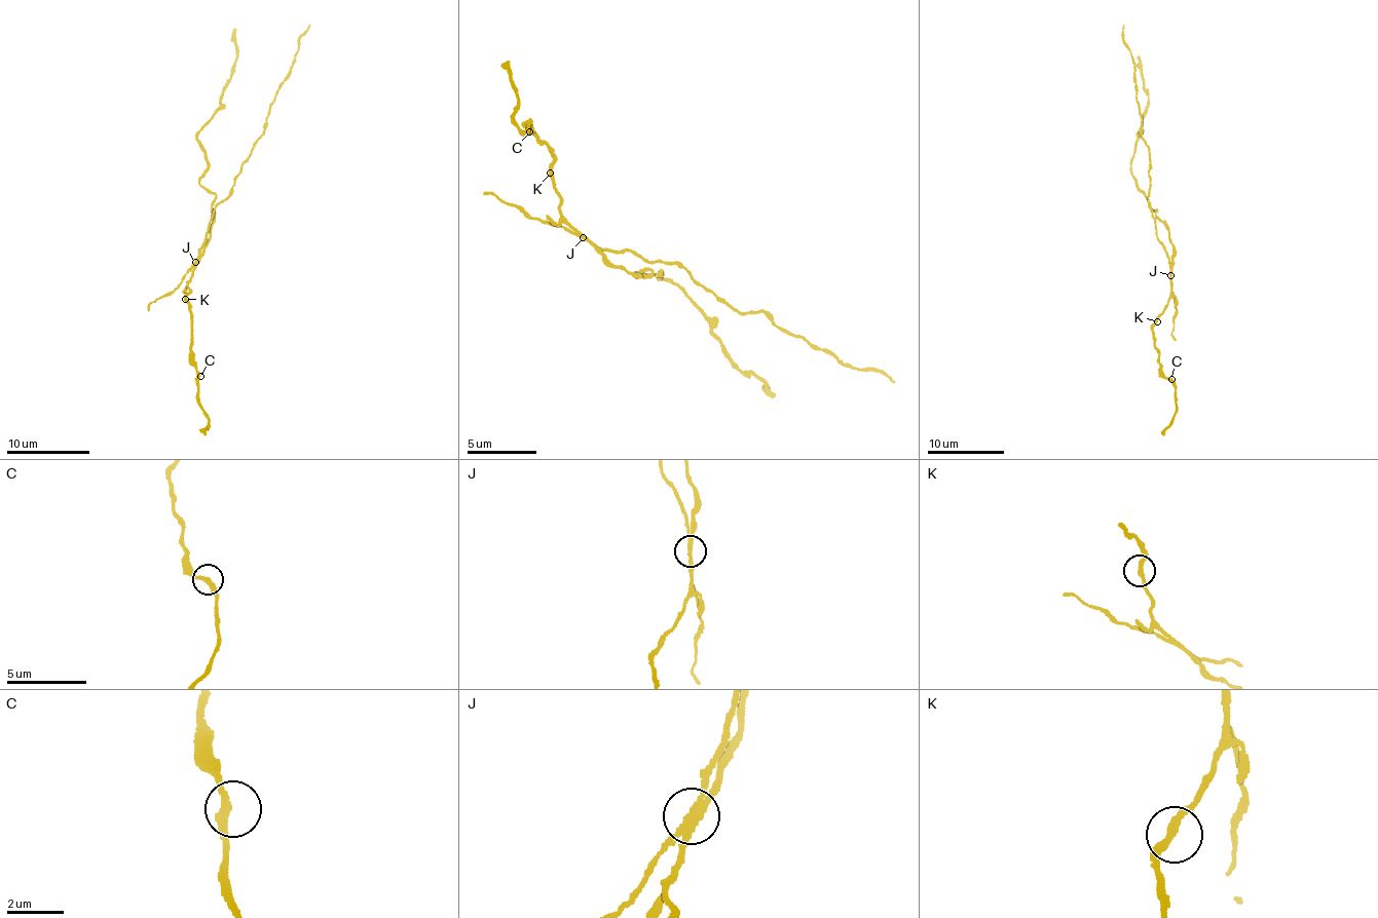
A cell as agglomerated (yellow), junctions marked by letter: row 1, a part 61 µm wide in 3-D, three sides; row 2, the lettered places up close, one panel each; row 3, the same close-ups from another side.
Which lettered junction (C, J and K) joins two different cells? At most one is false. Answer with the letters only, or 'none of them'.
J

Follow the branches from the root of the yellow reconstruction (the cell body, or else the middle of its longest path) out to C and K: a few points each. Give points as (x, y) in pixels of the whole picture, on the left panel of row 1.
C: (205, 250), (188, 281), (190, 293), (185, 297), (190, 313), (192, 359), (200, 376)
K: (205, 250), (188, 281), (190, 293), (185, 299)

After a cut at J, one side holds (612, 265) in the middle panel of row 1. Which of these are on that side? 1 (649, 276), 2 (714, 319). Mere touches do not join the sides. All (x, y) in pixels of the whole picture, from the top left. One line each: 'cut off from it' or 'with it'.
1: with it
2: with it

